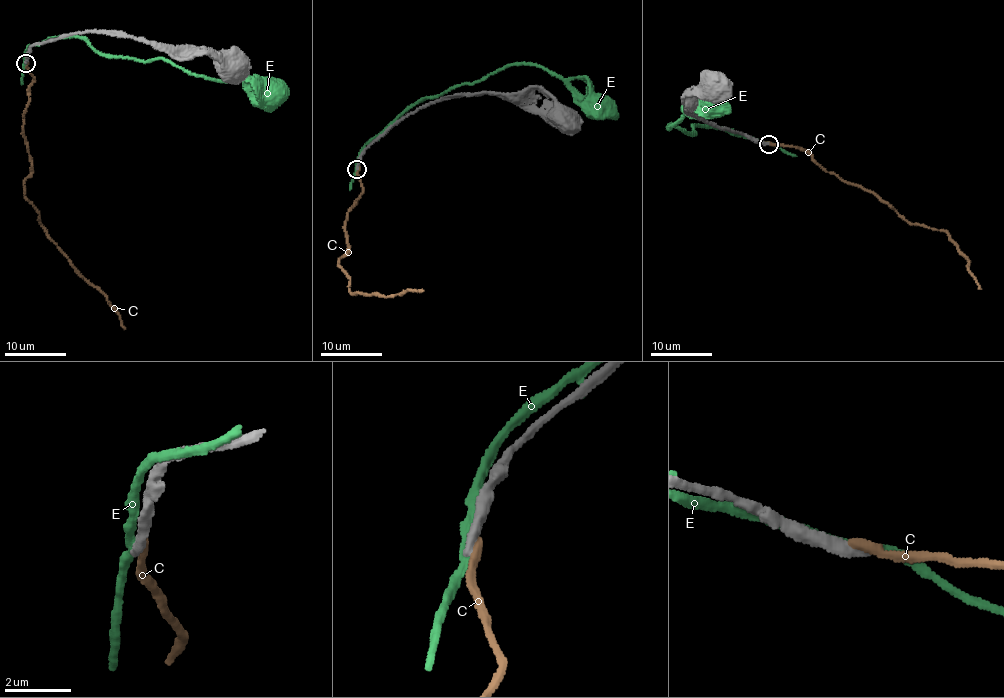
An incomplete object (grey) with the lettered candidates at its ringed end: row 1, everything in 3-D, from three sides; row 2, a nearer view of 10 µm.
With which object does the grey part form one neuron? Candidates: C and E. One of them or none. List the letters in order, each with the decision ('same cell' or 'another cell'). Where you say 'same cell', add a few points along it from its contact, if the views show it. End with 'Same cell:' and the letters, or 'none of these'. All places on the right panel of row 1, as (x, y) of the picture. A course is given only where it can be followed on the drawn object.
C: another cell
E: another cell
Same cell: none of these

